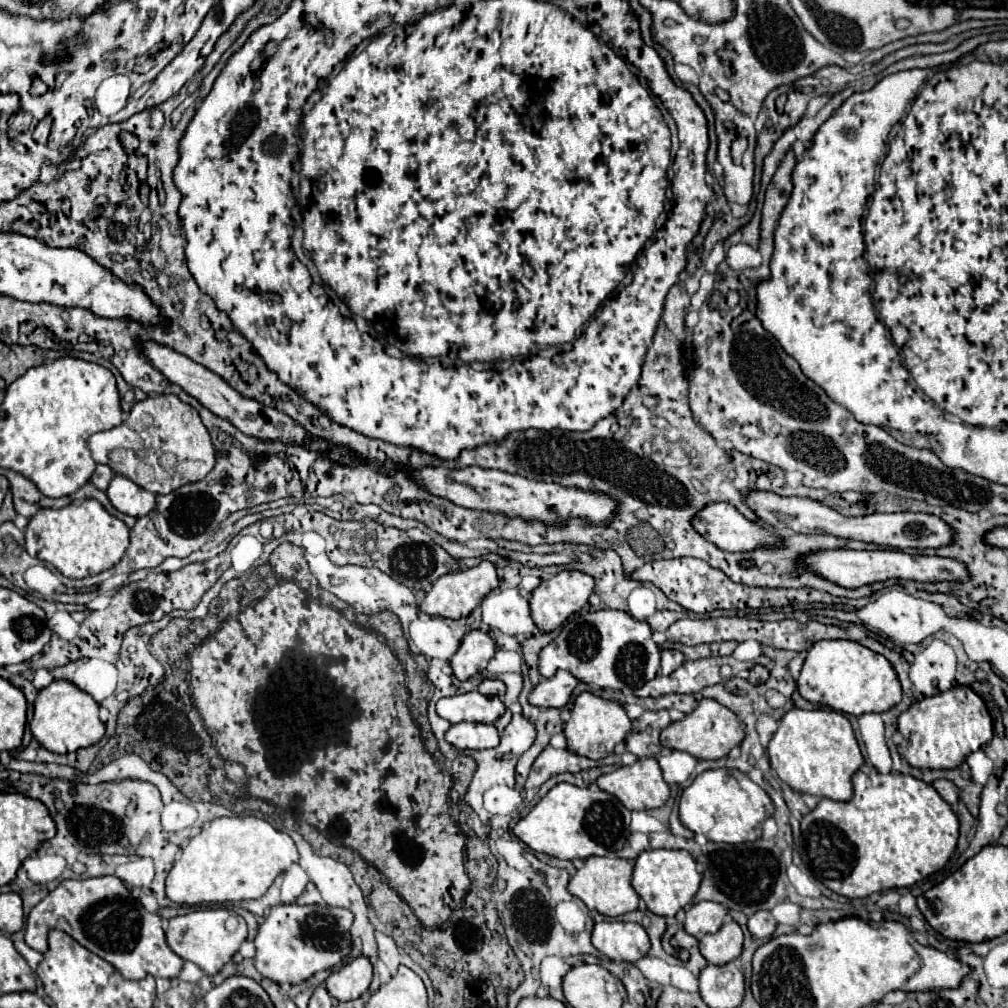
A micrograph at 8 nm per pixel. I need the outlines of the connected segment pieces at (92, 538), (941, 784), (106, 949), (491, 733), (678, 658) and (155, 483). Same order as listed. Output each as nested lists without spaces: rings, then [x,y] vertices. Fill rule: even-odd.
[[[95,498],[71,502],[59,510],[41,508],[25,530],[25,548],[31,556],[53,564],[63,576],[85,578],[115,566],[129,548],[129,528],[109,514]]]
[[[935,780],[933,782],[933,788],[939,792],[939,796],[943,796],[943,800],[947,800],[949,804],[957,802],[959,798],[959,790],[957,786],[951,782],[951,780]]]
[[[117,876],[87,880],[63,880],[37,906],[31,908],[25,924],[25,942],[33,950],[47,950],[47,932],[59,928],[73,936],[93,954],[111,962],[125,978],[139,980],[147,974],[155,978],[177,978],[183,960],[167,946],[161,918],[147,912]]]
[[[461,722],[453,724],[445,740],[453,744],[459,750],[483,750],[483,748],[495,748],[499,744],[499,732],[493,724],[481,724],[481,722]]]
[[[661,650],[661,674],[669,676],[683,664],[685,656],[679,650]]]
[[[157,394],[141,402],[135,402],[127,420],[123,420],[115,428],[93,434],[89,440],[89,448],[95,462],[111,466],[117,474],[131,478],[135,484],[155,494],[171,494],[187,482],[203,480],[215,466],[215,448],[205,424],[199,418],[199,412],[173,394]],[[169,456],[173,456],[173,464],[167,460]]]

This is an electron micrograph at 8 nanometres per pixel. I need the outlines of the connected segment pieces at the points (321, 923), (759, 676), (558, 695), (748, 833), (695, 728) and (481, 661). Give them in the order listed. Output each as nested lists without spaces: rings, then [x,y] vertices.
[[[279,904],[271,908],[265,922],[259,926],[259,932],[255,936],[255,968],[267,976],[269,980],[275,980],[277,984],[299,984],[307,978],[311,978],[315,972],[331,968],[339,964],[351,950],[351,936],[349,928],[353,922],[353,914],[345,908],[331,908],[331,906],[299,906],[299,904]]]
[[[755,664],[751,670],[749,670],[749,682],[751,684],[761,684],[761,682],[765,682],[769,678],[769,670],[765,668],[765,666],[761,666],[761,664]]]
[[[557,670],[553,678],[541,678],[541,682],[529,694],[529,702],[541,708],[561,708],[569,702],[577,678],[567,670]]]
[[[717,768],[699,774],[691,786],[683,790],[679,804],[679,818],[685,828],[703,834],[711,842],[743,844],[761,836],[761,822],[775,812],[771,798],[761,786],[751,782],[741,770]]]
[[[703,698],[699,702],[699,706],[687,714],[681,722],[671,722],[663,732],[661,732],[661,744],[673,750],[683,750],[689,752],[691,756],[695,756],[697,760],[715,760],[715,758],[723,758],[729,754],[731,748],[739,746],[745,738],[743,728],[739,726],[737,716],[725,708],[723,704],[719,704],[717,700],[709,700]]]
[[[471,630],[463,640],[459,650],[451,658],[453,674],[459,680],[467,680],[475,674],[483,674],[489,660],[493,658],[497,646],[487,632]]]

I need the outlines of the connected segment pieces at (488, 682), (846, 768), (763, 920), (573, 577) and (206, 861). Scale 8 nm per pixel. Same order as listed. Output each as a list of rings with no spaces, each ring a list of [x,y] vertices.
[[[485,678],[479,684],[479,692],[485,696],[503,696],[505,694],[505,684],[497,678]]]
[[[791,708],[779,720],[779,728],[771,738],[767,752],[771,758],[771,768],[795,792],[815,794],[839,802],[845,802],[853,796],[851,776],[865,762],[851,722],[845,714],[829,708]]]
[[[759,910],[749,918],[747,926],[753,938],[771,938],[777,928],[777,922],[769,910]]]
[[[563,570],[559,574],[553,574],[549,580],[543,580],[531,594],[531,618],[537,624],[541,632],[551,632],[559,628],[571,614],[579,612],[587,602],[593,592],[595,580],[589,574],[583,574],[579,570]]]
[[[231,816],[231,818],[215,818],[211,824],[205,824],[197,836],[193,836],[193,838],[189,840],[189,844],[183,848],[181,860],[177,860],[177,862],[173,864],[173,868],[171,868],[169,876],[167,876],[167,896],[169,896],[173,902],[177,902],[177,904],[189,904],[189,906],[193,906],[193,904],[201,904],[201,902],[237,902],[237,900],[261,898],[261,896],[269,890],[269,886],[273,884],[273,880],[275,880],[281,872],[285,872],[285,870],[287,870],[293,862],[297,862],[297,860],[299,860],[299,852],[297,852],[295,842],[291,840],[291,836],[289,836],[289,834],[285,834],[285,832],[281,832],[281,830],[277,830],[277,828],[273,828],[267,820],[257,818],[257,816]]]

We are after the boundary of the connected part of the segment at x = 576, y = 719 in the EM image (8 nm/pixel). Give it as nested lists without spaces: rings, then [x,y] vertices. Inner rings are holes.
[[[581,692],[571,710],[571,718],[565,722],[565,738],[567,738],[567,748],[573,750],[579,756],[585,758],[605,758],[613,754],[613,748],[625,740],[625,736],[631,732],[631,718],[627,716],[625,708],[619,702],[599,698],[591,692]]]

